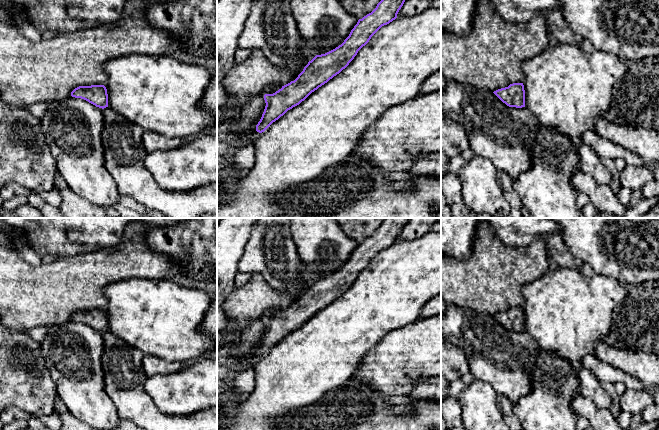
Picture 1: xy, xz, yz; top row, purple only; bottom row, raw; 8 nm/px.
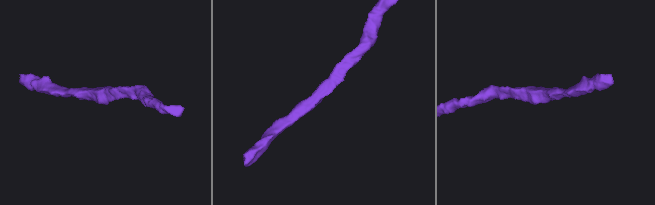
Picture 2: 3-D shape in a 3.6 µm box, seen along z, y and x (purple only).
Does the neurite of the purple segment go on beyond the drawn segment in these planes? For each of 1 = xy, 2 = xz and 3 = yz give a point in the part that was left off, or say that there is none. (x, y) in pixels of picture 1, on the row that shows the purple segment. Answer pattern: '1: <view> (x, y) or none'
1: none
2: none
3: none

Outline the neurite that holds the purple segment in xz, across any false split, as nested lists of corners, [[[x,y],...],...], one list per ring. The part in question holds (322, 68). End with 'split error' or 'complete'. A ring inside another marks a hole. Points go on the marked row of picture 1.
[[[381,0],[371,13],[358,20],[341,45],[325,54],[316,55],[294,81],[273,94],[265,94],[266,106],[256,125],[256,131],[264,132],[288,110],[299,105],[312,92],[345,69],[382,26],[397,18],[404,2],[405,0]]]; complete

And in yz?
[[[513,83],[493,93],[509,107],[525,107],[525,90],[523,83]]]; complete

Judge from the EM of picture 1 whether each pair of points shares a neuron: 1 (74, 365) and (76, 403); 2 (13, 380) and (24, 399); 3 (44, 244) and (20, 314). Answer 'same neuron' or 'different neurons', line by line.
1: same neuron
2: same neuron
3: different neurons

